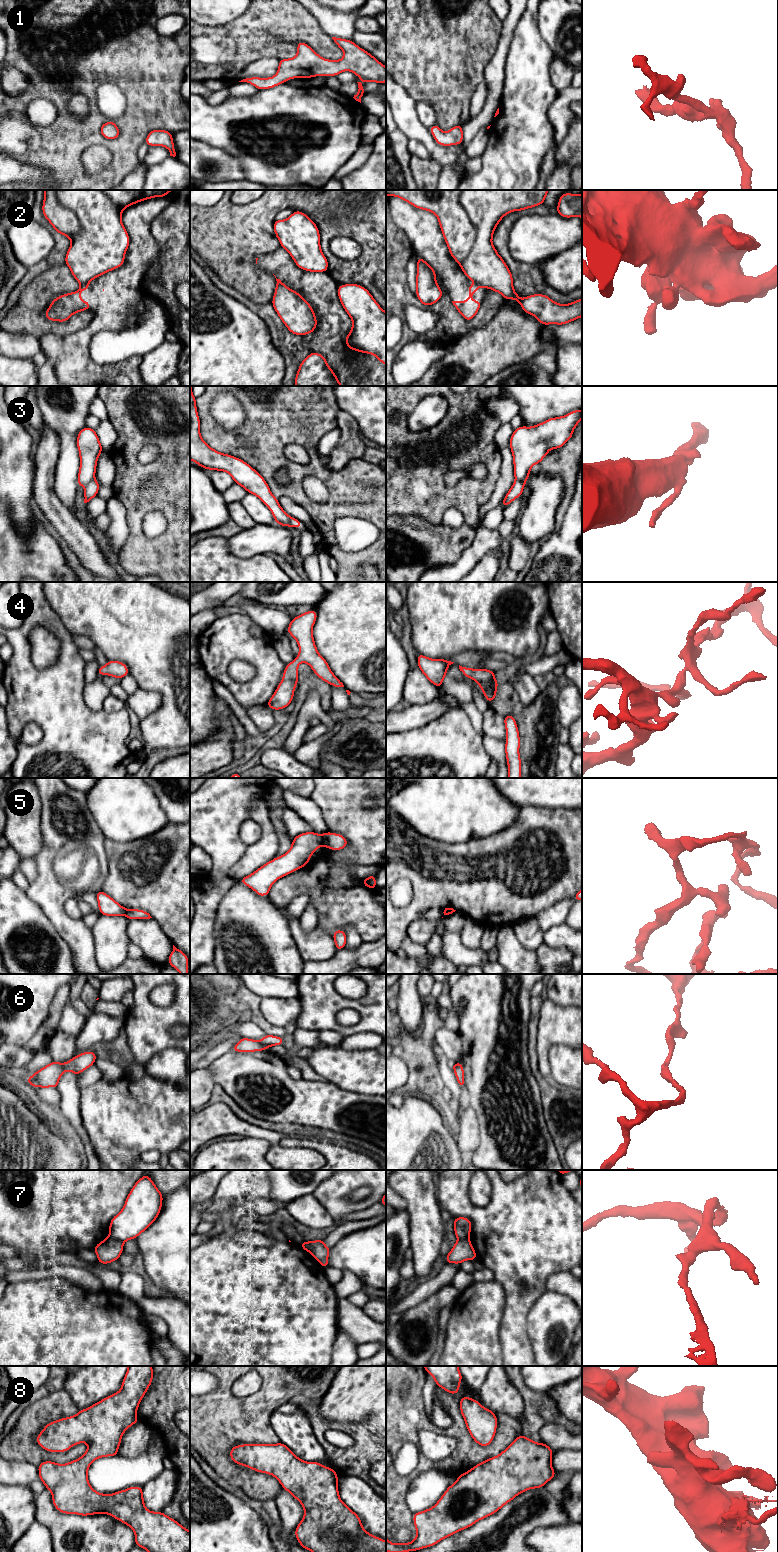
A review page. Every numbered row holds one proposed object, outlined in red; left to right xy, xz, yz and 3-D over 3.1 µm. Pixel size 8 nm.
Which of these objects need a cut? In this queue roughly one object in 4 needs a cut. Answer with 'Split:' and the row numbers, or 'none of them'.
Split: 2, 3, 5, 6, 7

